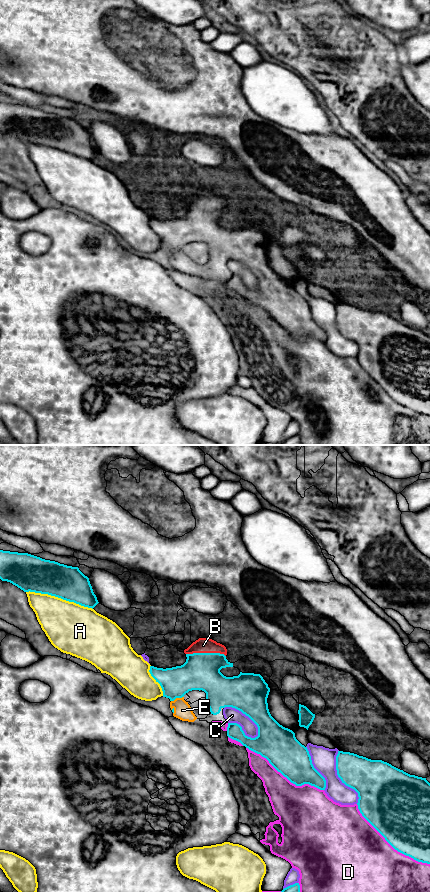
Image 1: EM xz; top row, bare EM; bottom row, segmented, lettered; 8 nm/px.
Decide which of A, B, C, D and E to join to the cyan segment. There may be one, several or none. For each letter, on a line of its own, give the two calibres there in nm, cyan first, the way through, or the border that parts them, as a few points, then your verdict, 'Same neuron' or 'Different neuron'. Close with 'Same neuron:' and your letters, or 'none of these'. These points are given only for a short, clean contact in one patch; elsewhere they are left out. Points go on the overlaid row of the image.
A: Thickness 280 nm (cyan) against 380 nm. Different neuron
B: Thickness 300 nm (cyan) against 130 nm. Same neuron
C: Thickness 320 nm (cyan) against 120 nm. Different neuron
D: Thickness 460 nm (cyan) against 500 nm. Different neuron
E: Thickness 280 nm (cyan) against 140 nm. Path across: xz (197, 673), (177, 697), (177, 704), (182, 710). Same neuron
Same neuron: B, E

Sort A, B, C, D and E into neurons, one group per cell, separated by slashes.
A / B E / C / D

